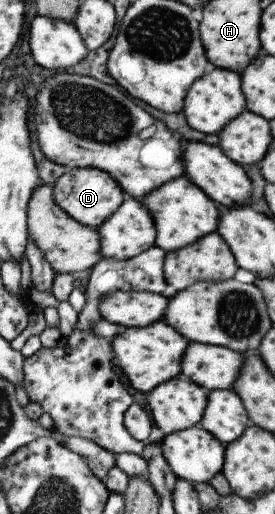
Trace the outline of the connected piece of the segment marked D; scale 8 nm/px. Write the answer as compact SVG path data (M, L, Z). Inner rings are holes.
M91 167L71 169L61 176L54 184L54 197L56 203L75 217L75 220L93 229L98 229L122 207L127 200L127 193L110 173Z

